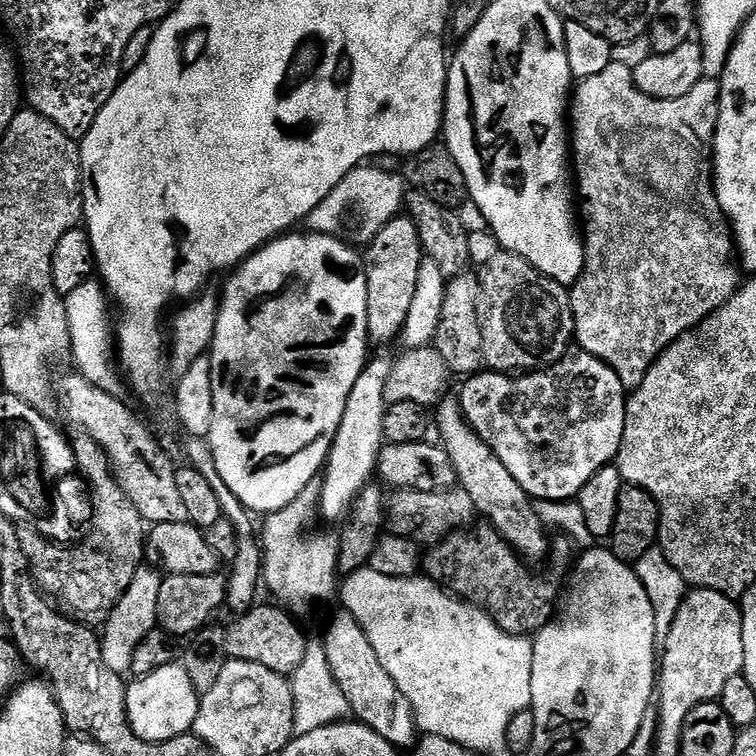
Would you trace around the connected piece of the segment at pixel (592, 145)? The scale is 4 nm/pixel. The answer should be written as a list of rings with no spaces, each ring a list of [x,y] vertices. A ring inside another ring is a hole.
[[[611,64],[606,66],[606,70],[601,70],[599,74],[594,74],[594,78],[586,78],[579,81],[575,85],[574,95],[570,100],[570,152],[574,157],[574,184],[578,189],[578,212],[582,217],[582,235],[584,238],[584,269],[576,283],[571,285],[570,295],[572,297],[572,313],[574,314],[574,322],[576,323],[575,343],[581,349],[590,354],[594,354],[594,358],[598,358],[603,364],[609,364],[614,370],[614,374],[618,374],[618,378],[622,378],[625,389],[631,390],[639,386],[642,378],[646,378],[646,374],[650,370],[650,366],[660,357],[671,344],[676,341],[679,336],[691,333],[693,330],[699,329],[700,325],[708,319],[712,313],[717,312],[720,307],[731,298],[733,294],[740,289],[742,283],[742,268],[739,263],[732,264],[732,256],[734,260],[734,237],[732,229],[727,220],[724,218],[724,212],[720,208],[720,203],[716,197],[716,185],[714,180],[714,169],[712,166],[712,150],[711,143],[716,136],[716,122],[718,120],[718,110],[720,109],[720,82],[719,80],[702,79],[698,82],[698,86],[694,86],[694,90],[690,90],[690,94],[682,94],[682,98],[650,98],[650,94],[642,94],[642,90],[638,90],[638,86],[632,77],[632,69],[622,66],[621,64]]]

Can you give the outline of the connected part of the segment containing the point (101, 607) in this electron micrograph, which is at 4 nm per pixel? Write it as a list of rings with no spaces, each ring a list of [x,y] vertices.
[[[87,434],[73,435],[70,443],[76,455],[79,475],[86,481],[94,501],[91,531],[74,544],[58,544],[48,540],[33,524],[17,527],[16,533],[22,554],[28,559],[30,575],[41,592],[49,597],[60,596],[65,604],[63,607],[73,608],[68,609],[73,613],[81,612],[76,613],[81,617],[96,616],[99,612],[107,614],[126,594],[130,582],[134,582],[134,574],[145,563],[146,522],[142,514],[138,514],[138,506],[130,502],[116,481],[116,474],[102,446],[98,446],[98,442]]]

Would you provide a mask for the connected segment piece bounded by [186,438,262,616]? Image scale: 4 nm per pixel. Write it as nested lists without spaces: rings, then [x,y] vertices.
[[[192,438],[187,441],[188,444],[188,458],[187,463],[194,468],[197,468],[200,472],[204,472],[206,479],[210,483],[217,499],[220,502],[221,512],[223,519],[228,520],[235,528],[235,534],[238,538],[238,554],[235,555],[233,561],[231,561],[230,568],[232,568],[230,574],[226,580],[225,587],[225,605],[228,610],[232,610],[236,616],[241,616],[253,609],[258,600],[258,588],[260,590],[260,583],[262,580],[261,567],[262,567],[262,548],[260,538],[258,535],[257,525],[254,526],[253,515],[245,507],[244,503],[238,498],[230,486],[227,486],[226,482],[217,477],[215,471],[213,471],[214,465],[212,463],[212,451],[208,449],[207,443],[200,438]]]

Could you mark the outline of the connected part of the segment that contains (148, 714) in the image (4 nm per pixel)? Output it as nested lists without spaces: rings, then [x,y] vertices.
[[[183,663],[162,666],[154,670],[154,674],[133,679],[127,689],[128,721],[138,738],[151,744],[161,744],[170,738],[187,736],[192,732],[198,718],[201,694],[190,680],[190,674],[184,669]]]

